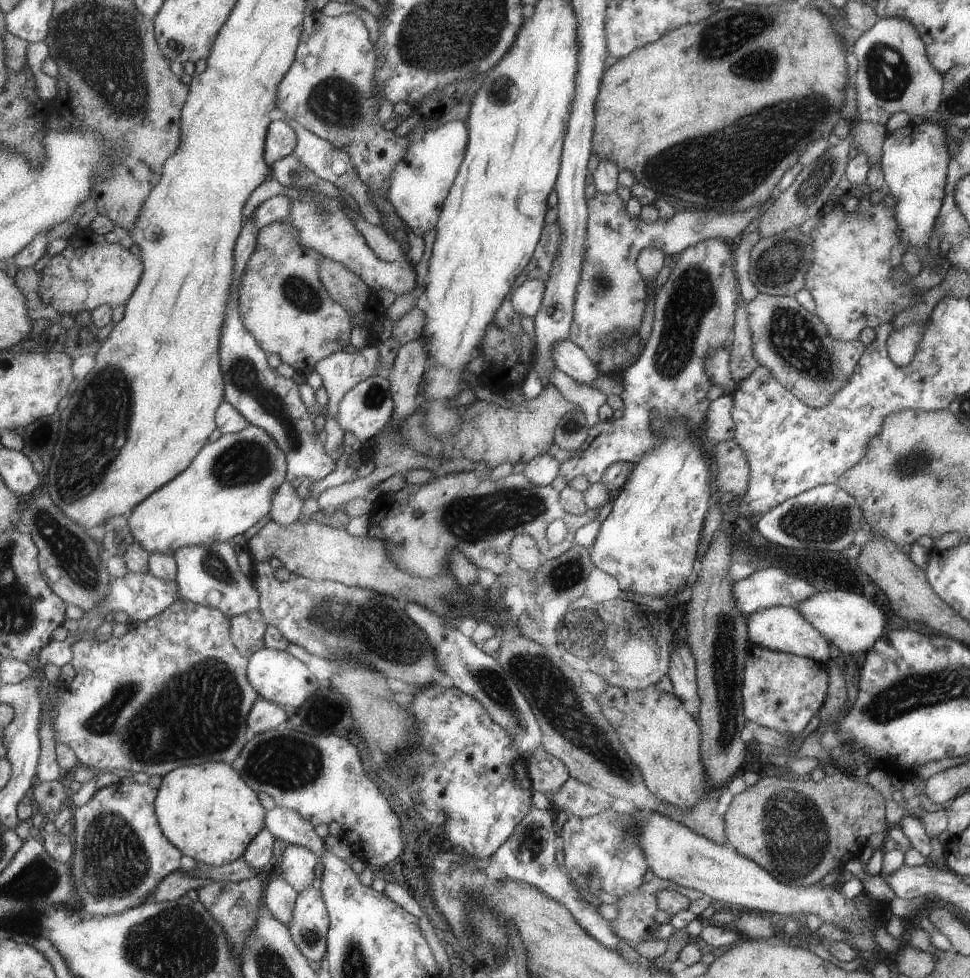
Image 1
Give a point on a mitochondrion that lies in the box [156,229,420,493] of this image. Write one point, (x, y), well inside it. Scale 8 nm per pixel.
(244, 380)

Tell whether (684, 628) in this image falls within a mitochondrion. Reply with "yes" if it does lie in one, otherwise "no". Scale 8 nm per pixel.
no

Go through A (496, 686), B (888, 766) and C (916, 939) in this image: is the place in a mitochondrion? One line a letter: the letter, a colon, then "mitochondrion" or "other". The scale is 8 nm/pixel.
A: mitochondrion
B: other
C: other

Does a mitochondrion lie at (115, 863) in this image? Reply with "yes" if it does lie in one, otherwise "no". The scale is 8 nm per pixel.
yes

